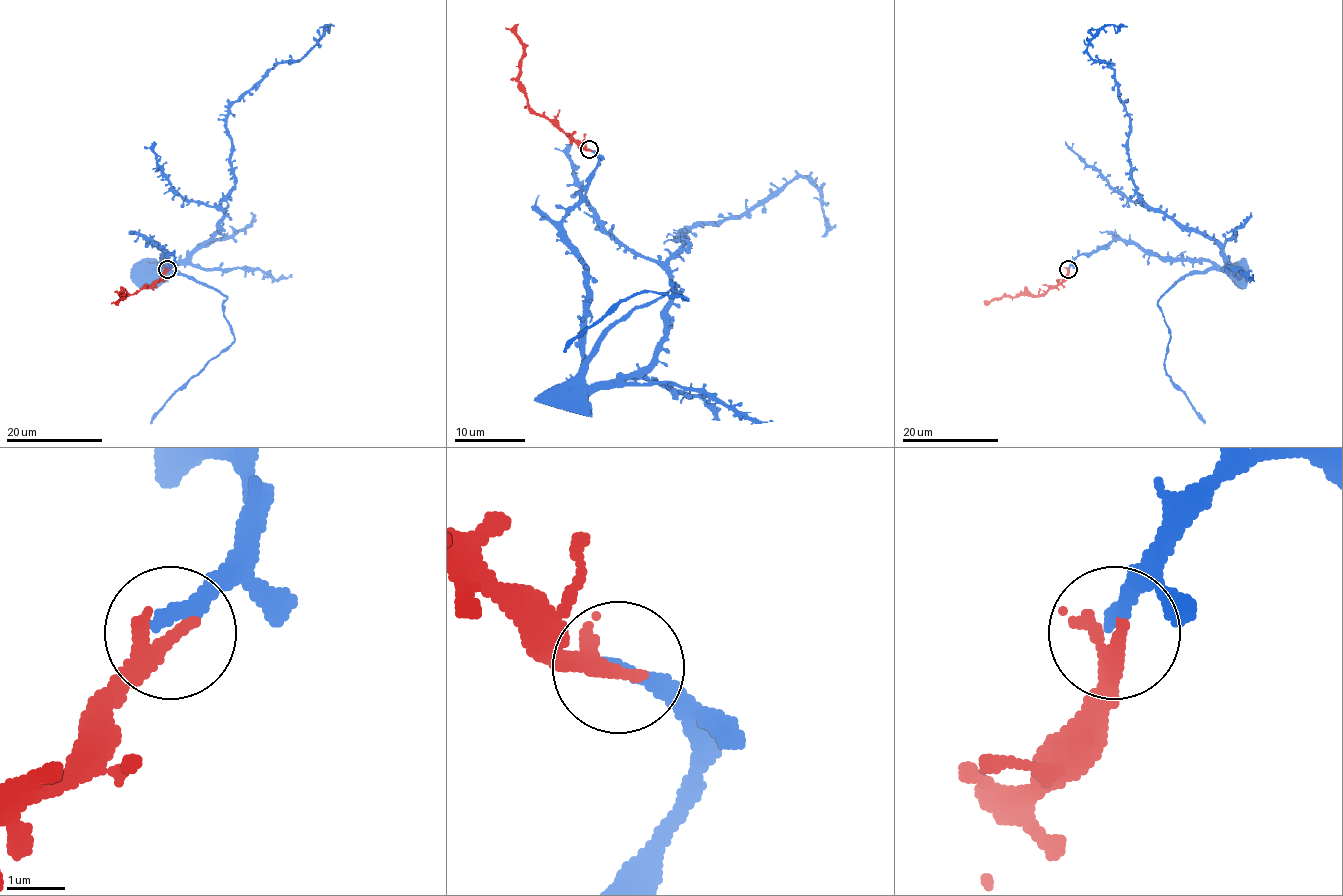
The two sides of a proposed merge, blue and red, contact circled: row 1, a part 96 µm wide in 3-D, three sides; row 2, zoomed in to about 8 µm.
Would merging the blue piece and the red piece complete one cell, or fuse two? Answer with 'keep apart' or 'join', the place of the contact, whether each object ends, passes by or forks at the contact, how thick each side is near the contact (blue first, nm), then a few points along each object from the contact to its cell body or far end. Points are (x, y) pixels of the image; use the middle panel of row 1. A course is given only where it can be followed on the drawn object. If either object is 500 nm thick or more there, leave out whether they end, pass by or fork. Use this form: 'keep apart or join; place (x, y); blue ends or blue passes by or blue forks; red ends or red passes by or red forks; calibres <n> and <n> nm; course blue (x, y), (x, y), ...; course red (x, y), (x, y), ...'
join; place (589, 149); blue ends; red ends; calibres 280 and 340 nm; course blue (589, 150), (563, 221), (589, 386), (650, 363), (687, 228), (804, 176), (822, 237); course red (589, 150), (568, 137), (529, 106), (525, 88), (518, 81), (522, 42), (506, 27)

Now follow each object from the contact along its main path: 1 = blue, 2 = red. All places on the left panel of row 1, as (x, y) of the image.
1: (168, 268), (174, 257), (150, 239), (164, 268), (218, 229), (234, 185), (229, 108), (325, 26)
2: (168, 269), (158, 281), (136, 293), (120, 294), (122, 298), (111, 304)

